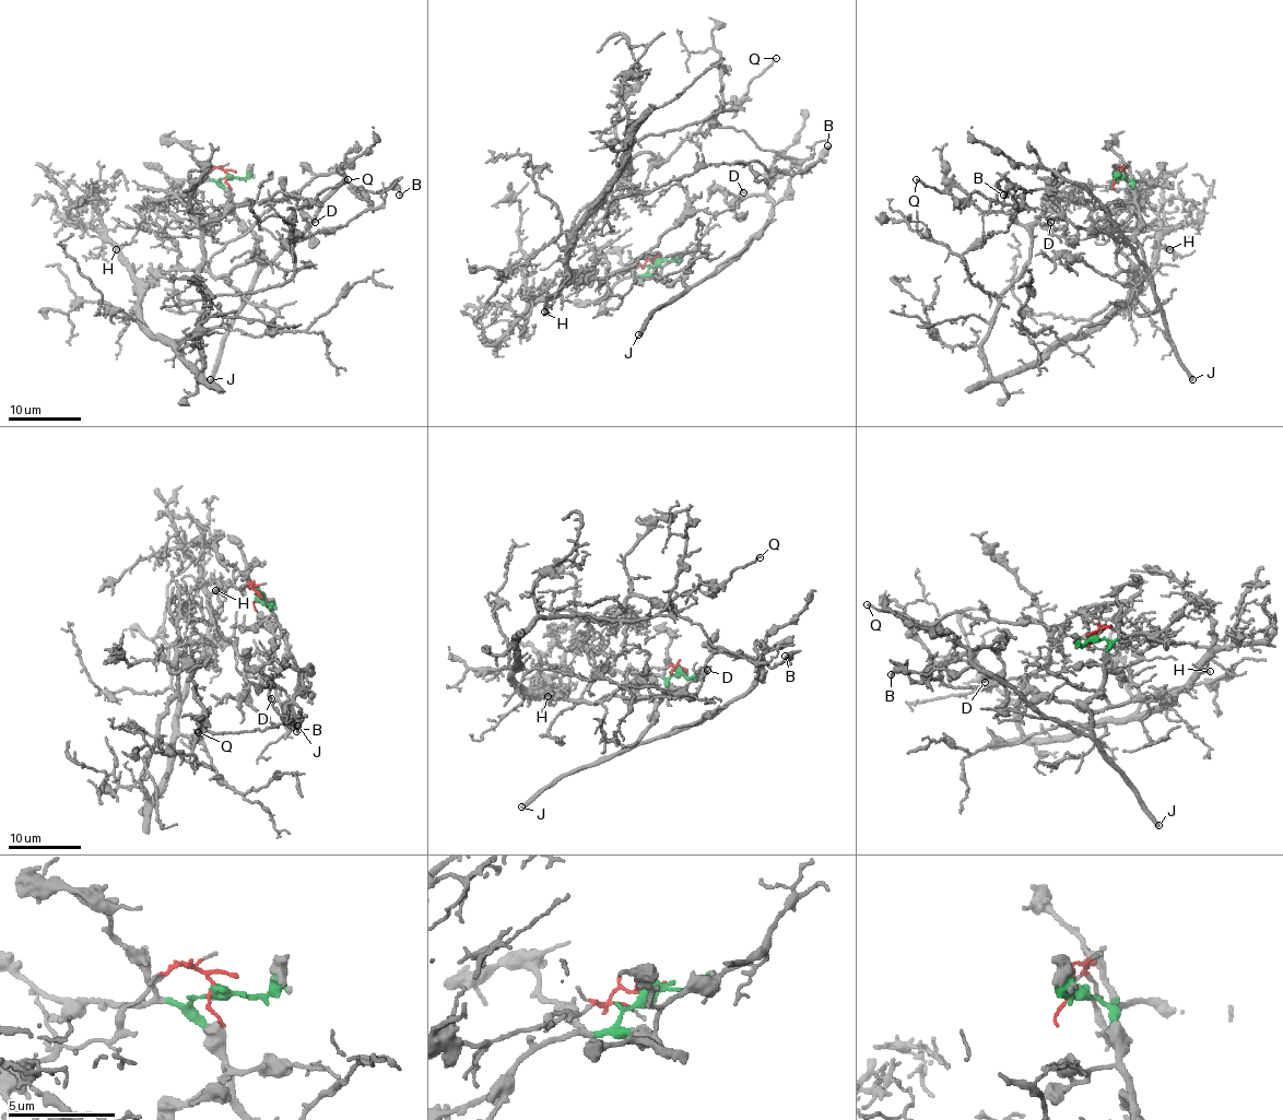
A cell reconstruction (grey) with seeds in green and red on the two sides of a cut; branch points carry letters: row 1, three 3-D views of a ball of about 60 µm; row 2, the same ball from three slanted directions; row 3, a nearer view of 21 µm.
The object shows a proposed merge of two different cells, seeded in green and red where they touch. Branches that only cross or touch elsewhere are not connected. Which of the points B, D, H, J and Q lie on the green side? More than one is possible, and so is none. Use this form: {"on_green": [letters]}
{"on_green": ["B", "D", "J"]}

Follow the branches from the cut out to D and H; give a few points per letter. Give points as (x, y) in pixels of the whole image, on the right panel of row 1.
D: (1119, 175), (1139, 207), (1144, 264), (1085, 190), (1055, 172), (1060, 208), (1051, 221)
H: (1119, 175), (1120, 166), (1137, 202), (1115, 243), (1133, 263), (1139, 280), (1152, 267), (1161, 248), (1169, 248)

